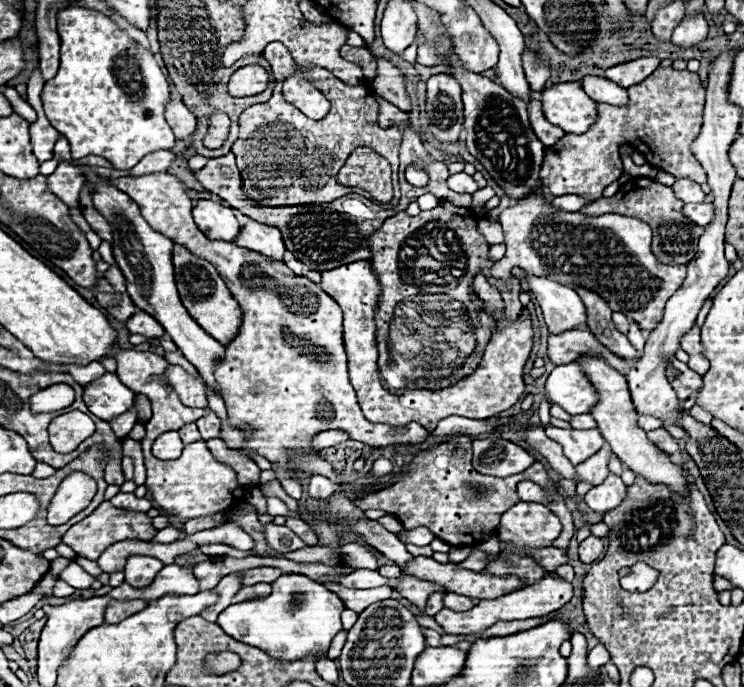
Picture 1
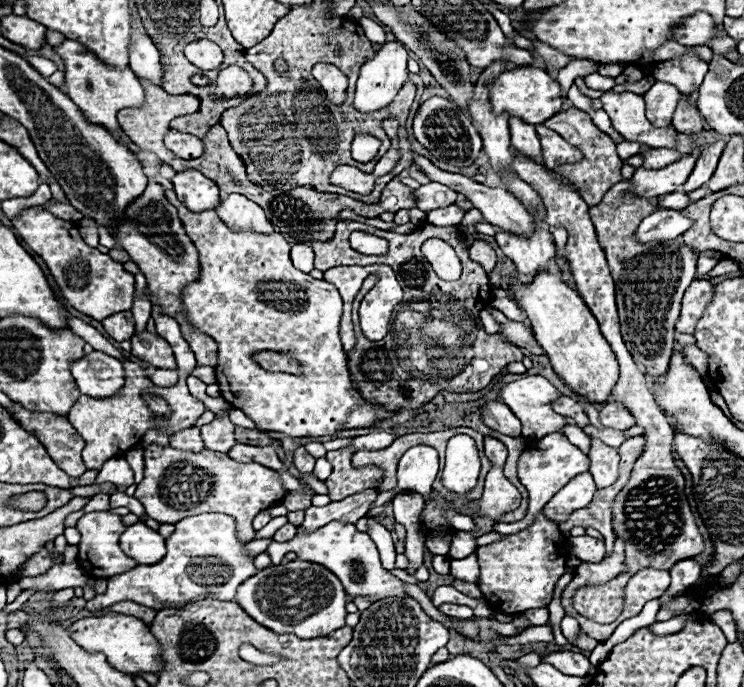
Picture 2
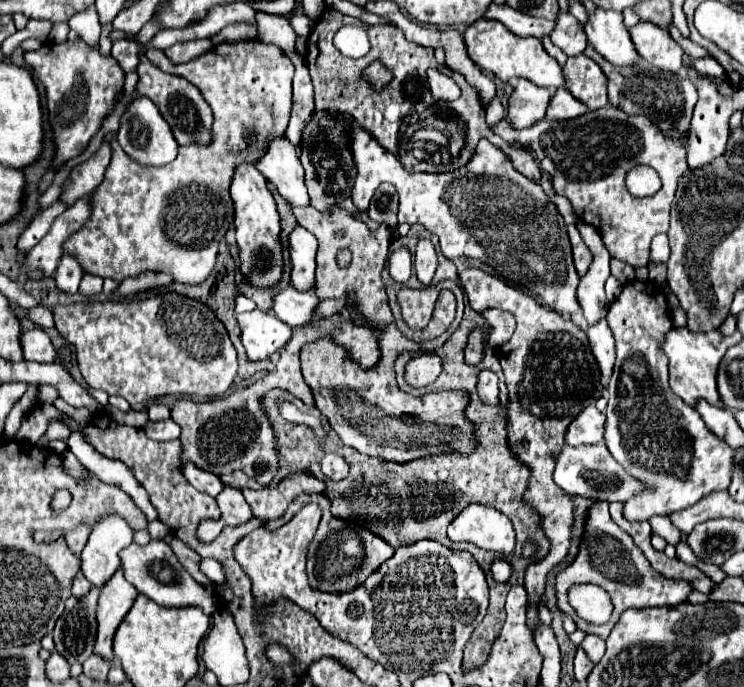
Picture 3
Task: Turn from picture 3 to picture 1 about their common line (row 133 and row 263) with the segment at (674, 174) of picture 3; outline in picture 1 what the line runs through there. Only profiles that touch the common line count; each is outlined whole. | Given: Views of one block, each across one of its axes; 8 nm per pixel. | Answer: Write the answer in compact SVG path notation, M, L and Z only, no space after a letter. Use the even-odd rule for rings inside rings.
M534 192L534 196L504 210L498 222L504 228L506 254L494 262L490 270L492 278L506 284L512 268L520 266L526 272L550 276L550 280L566 286L578 284L590 288L592 292L600 292L614 312L622 312L638 322L642 330L654 330L662 322L666 300L686 278L686 265L666 265L654 260L654 254L648 252L652 240L650 226L630 216L604 214L588 218L580 212L562 212L554 210L542 192Z

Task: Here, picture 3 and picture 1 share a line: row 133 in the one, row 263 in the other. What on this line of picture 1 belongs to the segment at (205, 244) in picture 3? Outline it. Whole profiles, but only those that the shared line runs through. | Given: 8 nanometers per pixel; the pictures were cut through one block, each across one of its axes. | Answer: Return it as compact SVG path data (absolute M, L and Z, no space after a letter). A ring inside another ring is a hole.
M172 174L128 176L116 178L112 184L138 202L142 216L150 226L158 228L164 236L170 236L172 242L186 246L196 256L210 260L242 308L242 326L236 338L224 346L224 356L214 364L214 378L220 396L224 398L230 426L238 428L240 424L250 424L256 430L246 436L248 450L242 452L250 454L250 450L256 450L266 460L296 470L298 478L304 478L308 474L288 464L286 448L312 452L312 436L324 430L344 430L350 439L372 448L426 440L428 432L416 422L392 428L364 418L348 380L348 358L342 342L342 310L318 284L306 276L296 276L280 260L270 260L270 256L246 250L234 242L210 240L194 224L192 200L186 196L182 182ZM262 342L272 342L276 346L264 356ZM288 342L294 342L296 346L290 346ZM314 342L326 342L326 348L318 348Z

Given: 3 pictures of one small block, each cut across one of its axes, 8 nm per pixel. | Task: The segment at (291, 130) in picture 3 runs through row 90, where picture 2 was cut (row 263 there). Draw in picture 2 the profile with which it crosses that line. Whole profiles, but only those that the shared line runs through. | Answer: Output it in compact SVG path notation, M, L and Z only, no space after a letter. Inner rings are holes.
M294 244L292 246L292 262L304 274L314 270L314 252L312 252L312 248L306 246L306 244Z

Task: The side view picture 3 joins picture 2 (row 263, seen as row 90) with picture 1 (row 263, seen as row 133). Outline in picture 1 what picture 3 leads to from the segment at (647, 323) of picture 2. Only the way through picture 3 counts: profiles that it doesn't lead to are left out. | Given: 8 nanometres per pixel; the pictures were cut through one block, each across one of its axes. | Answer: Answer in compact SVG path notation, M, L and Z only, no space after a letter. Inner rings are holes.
M632 178L626 182L612 198L602 198L586 204L580 212L584 216L602 216L602 214L622 214L622 216L634 216L638 220L644 220L652 230L652 252L662 264L688 264L696 252L698 252L698 238L702 236L704 228L698 228L696 224L690 224L682 216L682 200L676 198L674 190L670 186L658 184L650 178Z

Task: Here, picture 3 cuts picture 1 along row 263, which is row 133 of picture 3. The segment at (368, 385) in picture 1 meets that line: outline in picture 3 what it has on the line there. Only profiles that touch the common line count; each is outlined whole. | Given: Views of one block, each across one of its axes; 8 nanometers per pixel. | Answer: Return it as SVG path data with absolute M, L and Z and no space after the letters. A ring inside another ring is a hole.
M352 126L350 136L358 166L352 200L358 210L369 207L380 182L390 182L400 194L398 222L422 224L436 234L446 258L466 256L482 260L514 286L526 286L526 290L536 292L546 308L568 318L580 310L576 298L580 276L574 268L566 224L556 206L546 200L542 188L518 174L502 150L482 138L466 168L446 174L412 174L364 128Z

